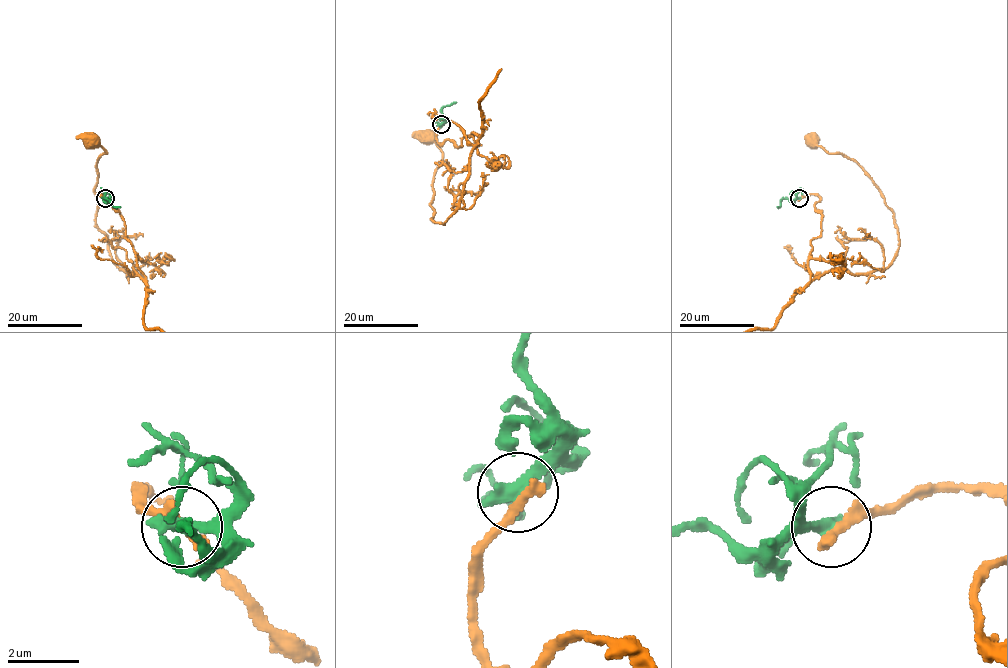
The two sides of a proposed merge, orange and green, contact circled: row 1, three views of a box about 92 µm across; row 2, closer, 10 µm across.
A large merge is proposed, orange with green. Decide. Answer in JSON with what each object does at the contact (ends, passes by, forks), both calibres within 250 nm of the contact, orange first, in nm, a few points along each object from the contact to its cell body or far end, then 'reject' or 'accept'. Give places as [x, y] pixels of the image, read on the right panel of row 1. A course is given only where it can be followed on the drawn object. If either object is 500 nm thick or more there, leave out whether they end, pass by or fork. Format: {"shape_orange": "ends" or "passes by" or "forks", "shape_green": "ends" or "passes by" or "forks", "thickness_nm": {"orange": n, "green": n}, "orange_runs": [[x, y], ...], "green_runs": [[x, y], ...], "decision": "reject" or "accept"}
{"shape_orange": "ends", "shape_green": "ends", "thickness_nm": {"orange": 360, "green": 480}, "orange_runs": [[800, 198], [819, 198], [811, 278], [891, 262], [898, 229], [878, 187], [812, 140]], "green_runs": [[800, 198], [782, 199], [777, 207]], "decision": "reject"}

